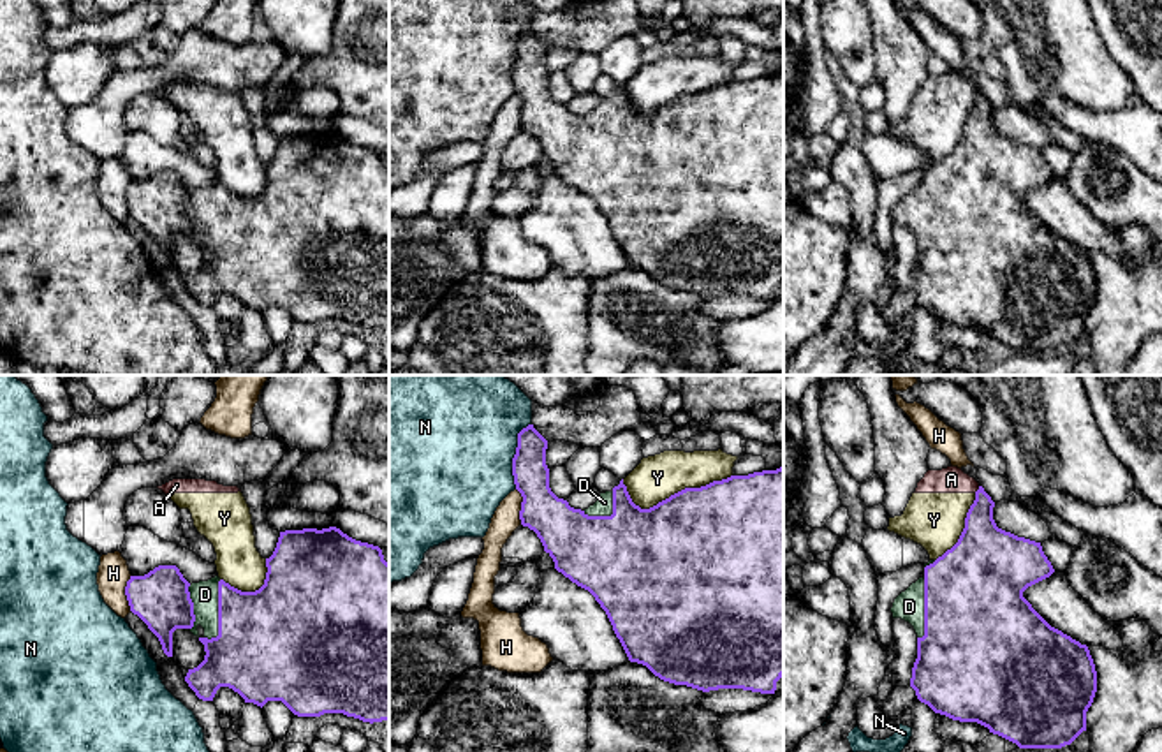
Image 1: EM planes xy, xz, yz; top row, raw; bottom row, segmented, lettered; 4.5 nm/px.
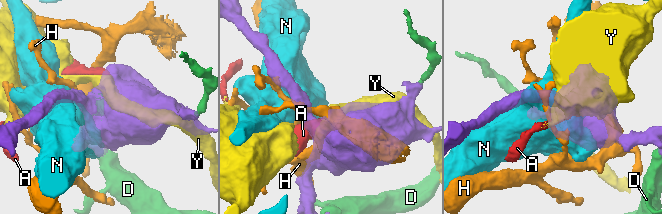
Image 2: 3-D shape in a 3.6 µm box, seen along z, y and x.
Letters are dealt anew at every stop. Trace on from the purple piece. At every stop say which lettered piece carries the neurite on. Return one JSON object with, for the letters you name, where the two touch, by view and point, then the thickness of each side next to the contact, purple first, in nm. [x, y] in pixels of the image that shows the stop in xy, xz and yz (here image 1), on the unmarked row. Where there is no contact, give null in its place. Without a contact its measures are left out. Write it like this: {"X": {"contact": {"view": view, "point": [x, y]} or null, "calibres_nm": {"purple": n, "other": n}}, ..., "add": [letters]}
{"D": {"contact": {"view": "xy", "point": [219, 217]}, "calibres_nm": {"purple": 440, "other": 130}}, "add": ["D"]}

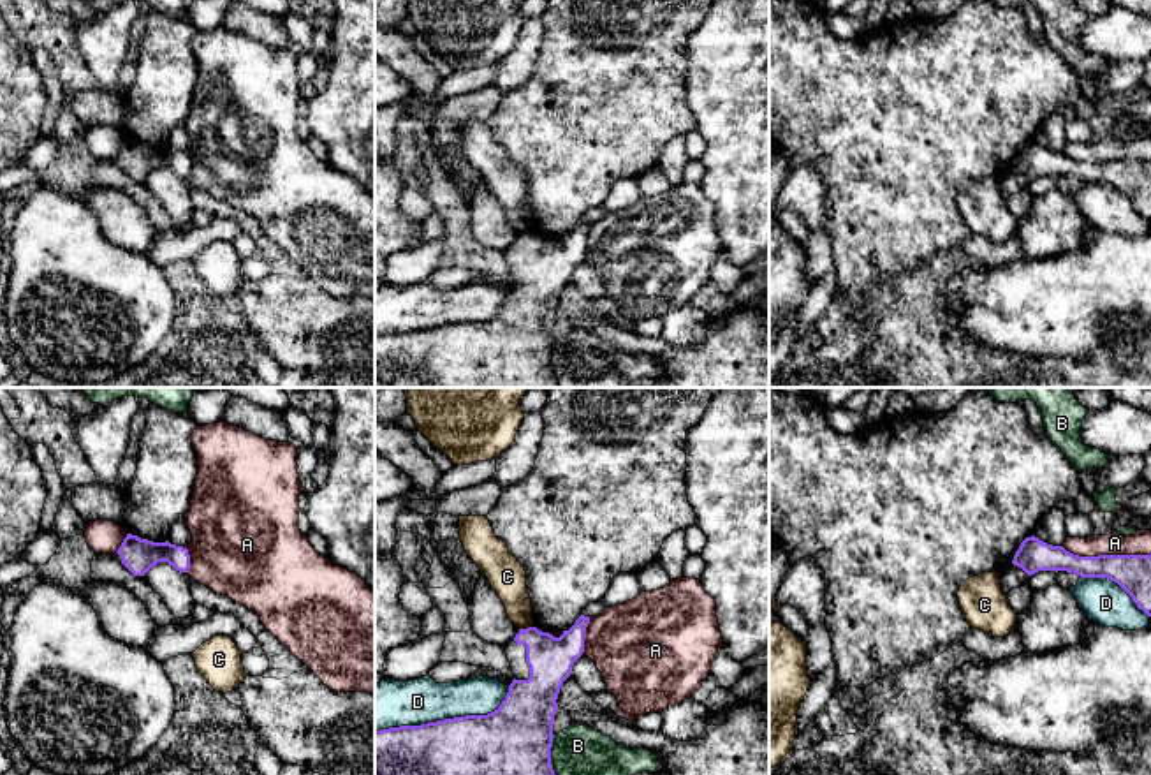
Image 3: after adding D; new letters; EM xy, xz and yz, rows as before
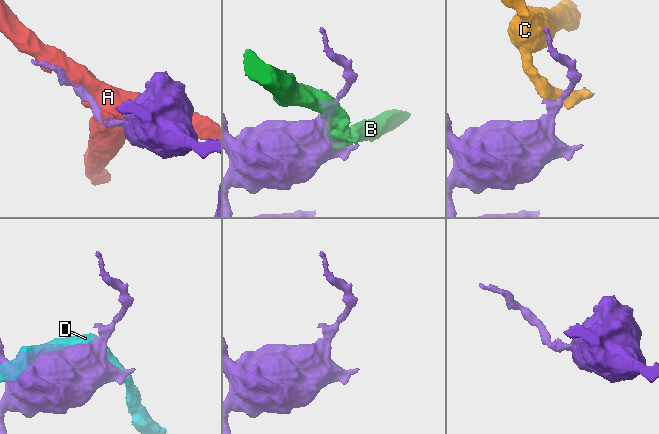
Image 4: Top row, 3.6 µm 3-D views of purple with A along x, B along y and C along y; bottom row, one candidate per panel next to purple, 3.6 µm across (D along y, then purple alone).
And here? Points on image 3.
{"add": []}

